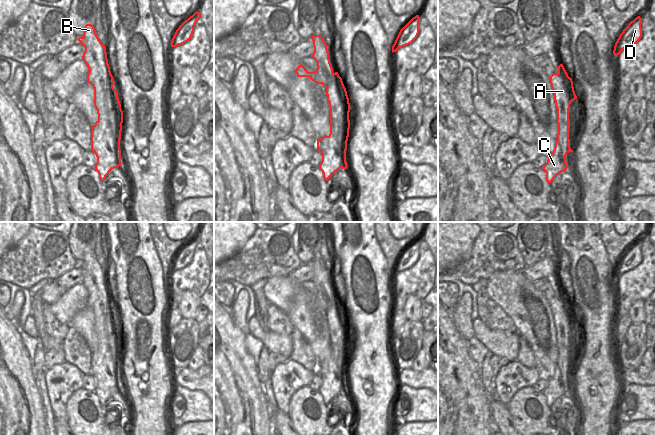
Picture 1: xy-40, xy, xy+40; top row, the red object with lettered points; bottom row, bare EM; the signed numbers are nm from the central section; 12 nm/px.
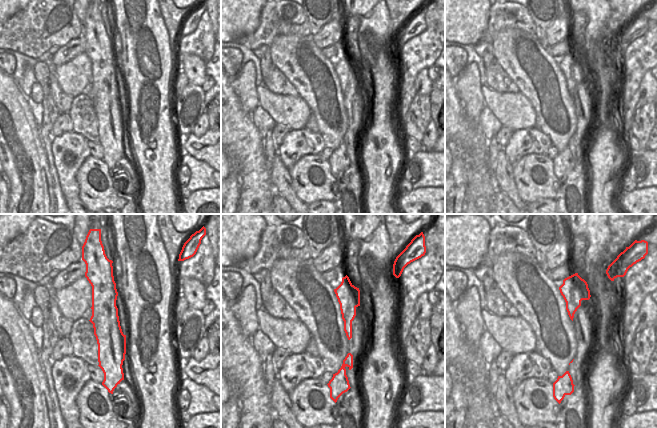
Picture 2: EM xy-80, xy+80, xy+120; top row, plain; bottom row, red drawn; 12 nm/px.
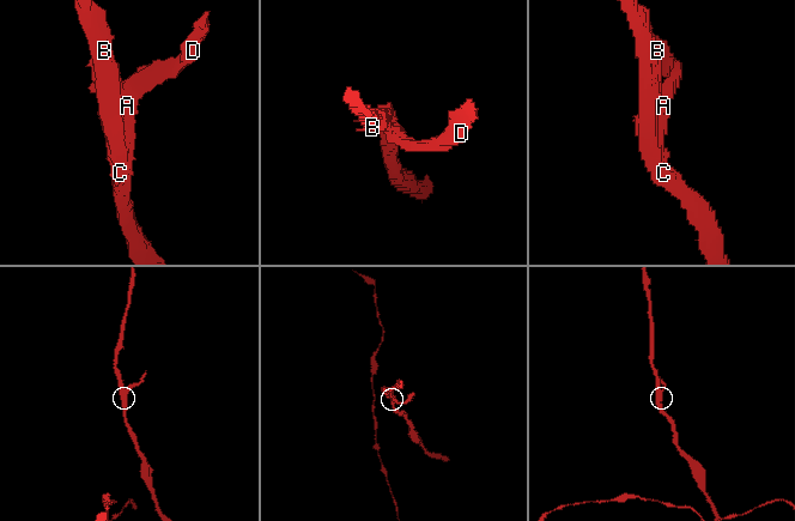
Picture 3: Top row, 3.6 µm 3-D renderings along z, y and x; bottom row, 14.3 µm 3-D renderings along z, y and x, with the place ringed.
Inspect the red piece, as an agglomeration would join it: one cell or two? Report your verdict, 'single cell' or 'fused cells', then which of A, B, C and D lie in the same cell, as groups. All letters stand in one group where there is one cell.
fused cells | A D / B C

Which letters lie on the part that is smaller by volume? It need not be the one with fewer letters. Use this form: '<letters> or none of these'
A, D.

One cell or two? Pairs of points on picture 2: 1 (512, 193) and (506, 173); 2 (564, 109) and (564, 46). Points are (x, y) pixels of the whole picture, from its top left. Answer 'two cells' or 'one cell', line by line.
1: one cell
2: two cells

